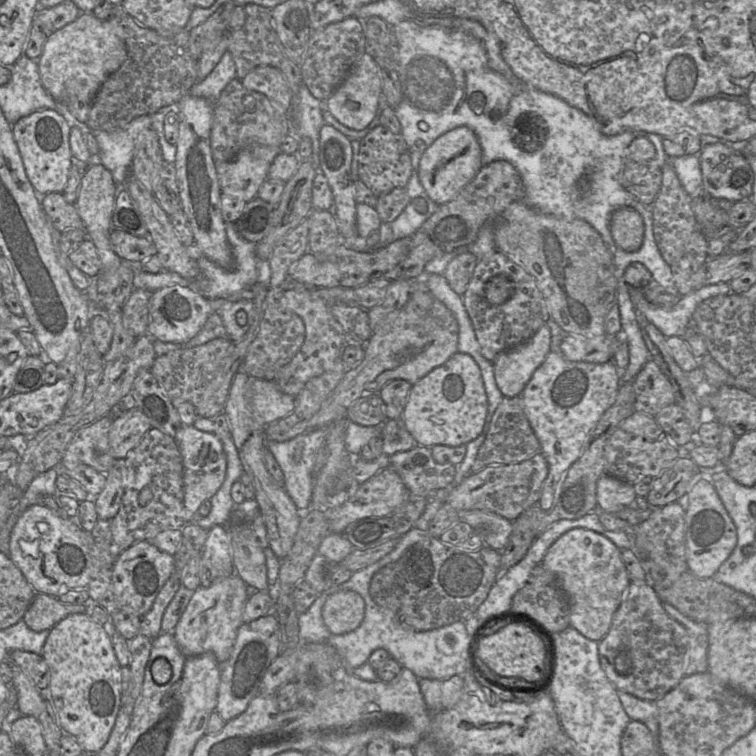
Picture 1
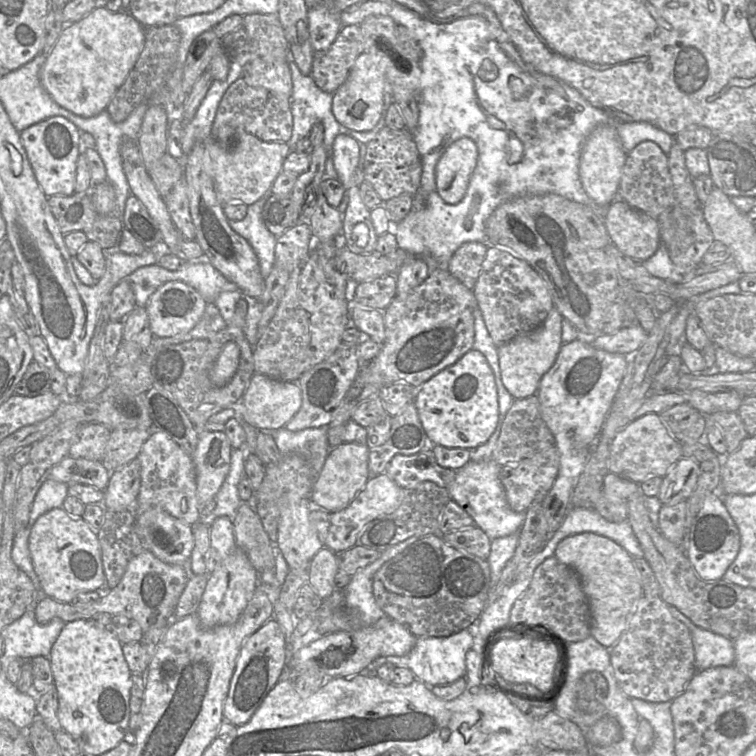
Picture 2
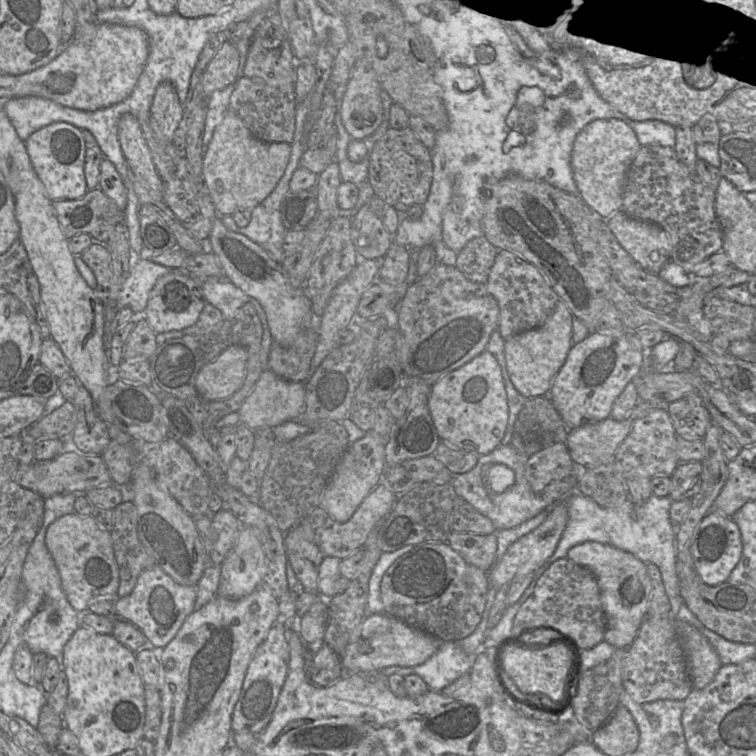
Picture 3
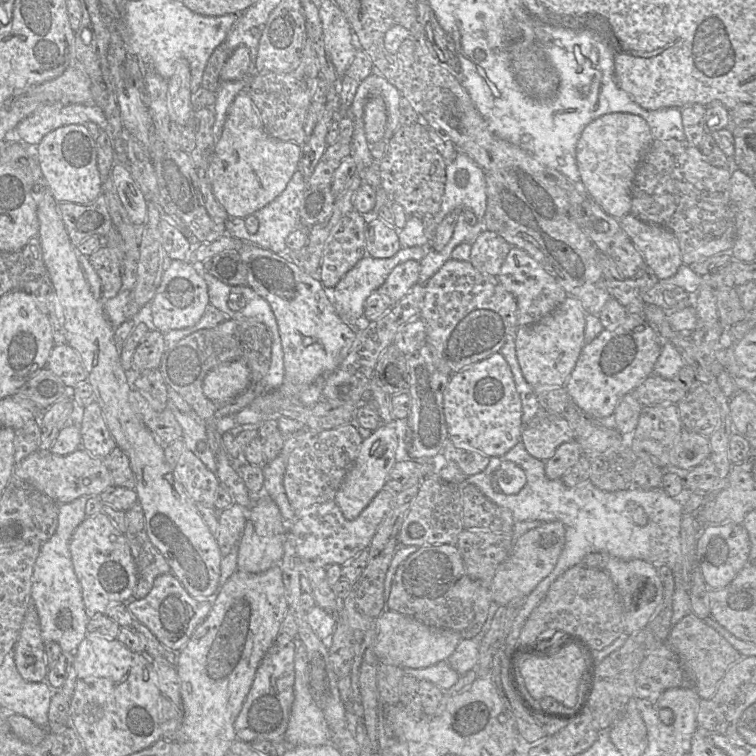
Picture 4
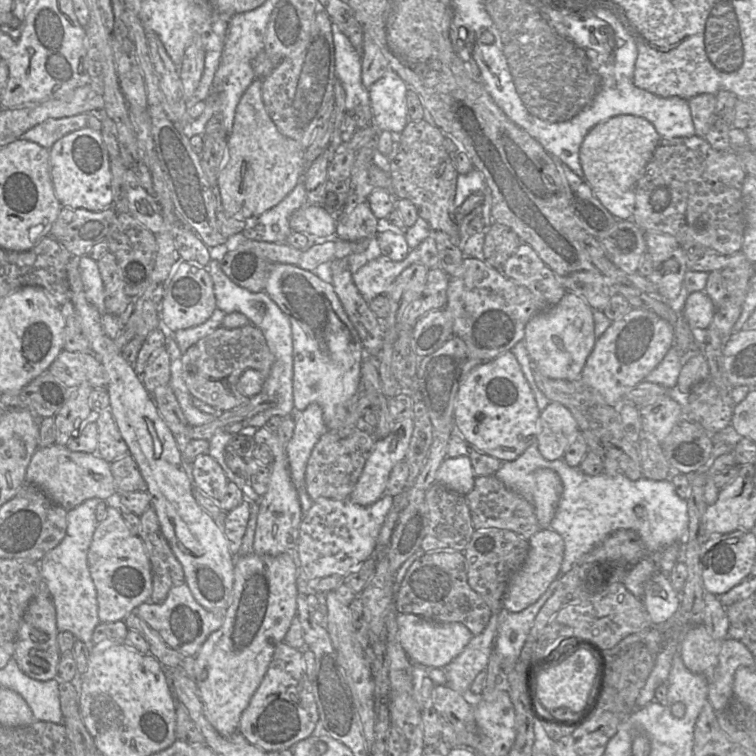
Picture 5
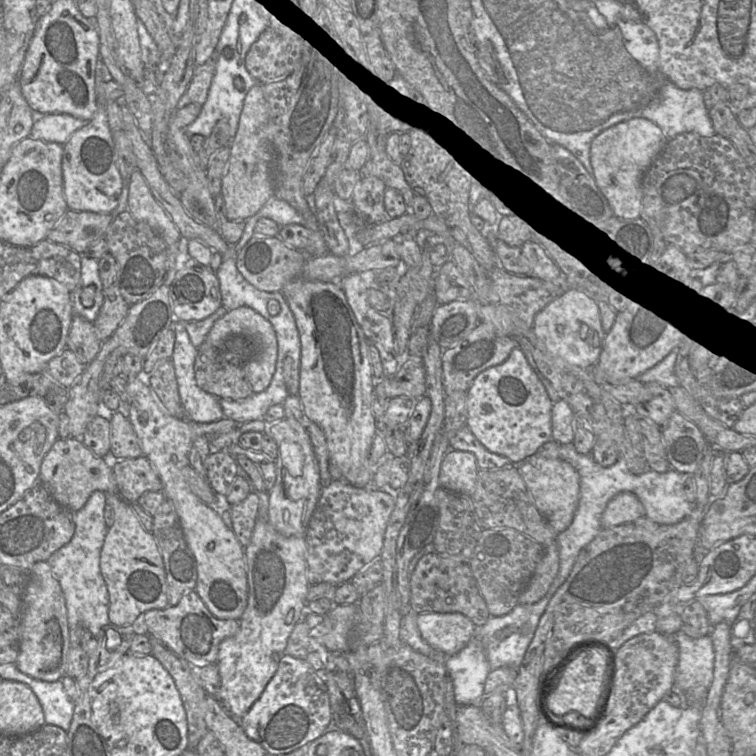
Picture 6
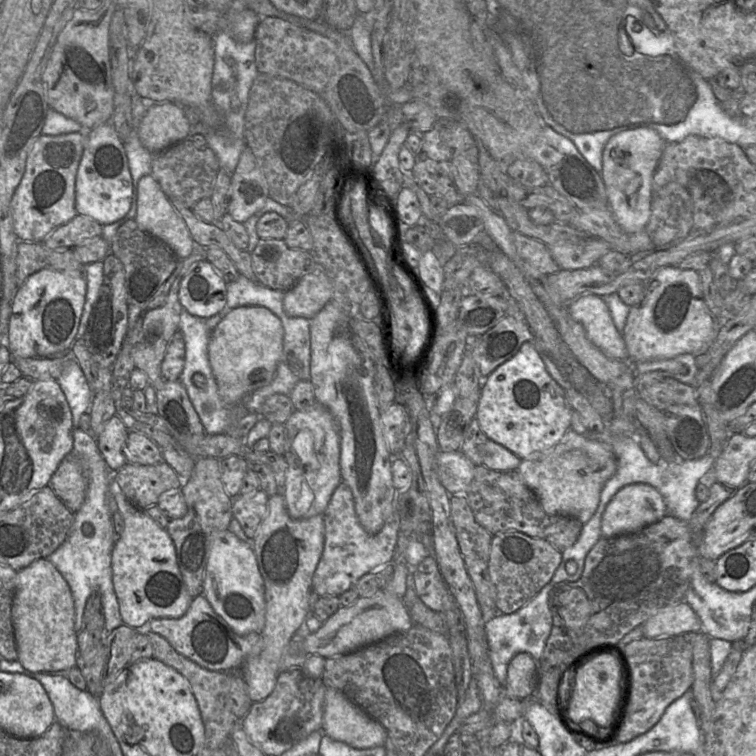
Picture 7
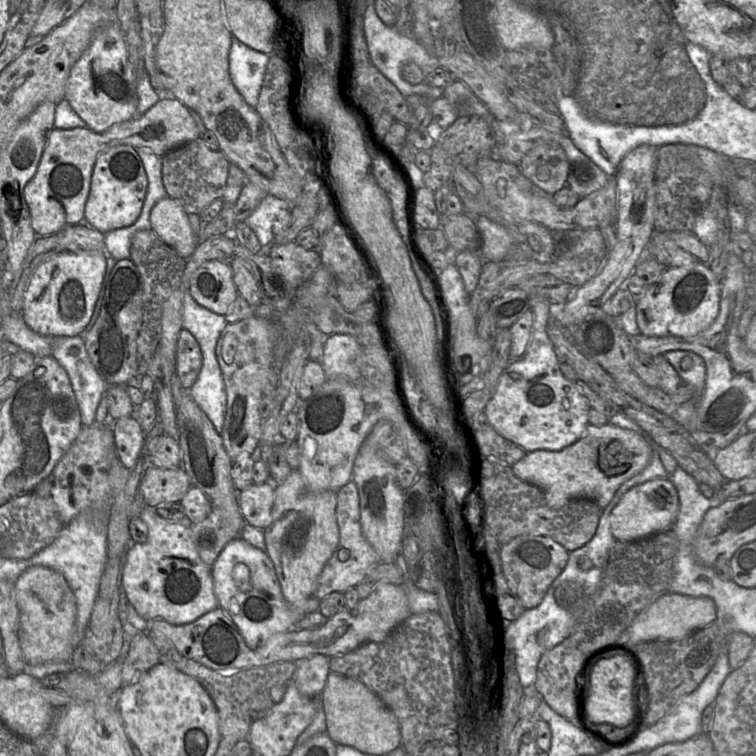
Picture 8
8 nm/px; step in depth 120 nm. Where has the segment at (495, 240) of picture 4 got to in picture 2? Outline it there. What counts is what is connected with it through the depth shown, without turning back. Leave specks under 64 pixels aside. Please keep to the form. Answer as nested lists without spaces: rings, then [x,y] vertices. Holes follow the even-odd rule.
[[[480,242],[463,244],[451,257],[446,270],[466,288],[473,290],[489,246]]]

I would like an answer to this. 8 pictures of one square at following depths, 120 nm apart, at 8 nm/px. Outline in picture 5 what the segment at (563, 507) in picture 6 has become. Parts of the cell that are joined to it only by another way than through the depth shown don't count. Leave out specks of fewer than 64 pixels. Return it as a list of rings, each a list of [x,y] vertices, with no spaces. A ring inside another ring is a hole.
[[[548,468],[535,473],[533,505],[541,529],[549,528],[557,509],[562,493],[562,482],[559,475]]]

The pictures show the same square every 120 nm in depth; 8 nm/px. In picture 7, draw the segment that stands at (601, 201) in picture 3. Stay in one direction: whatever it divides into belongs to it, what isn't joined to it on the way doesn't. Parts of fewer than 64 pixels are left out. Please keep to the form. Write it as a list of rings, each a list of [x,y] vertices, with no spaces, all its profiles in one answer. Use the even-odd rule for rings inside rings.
[[[639,127],[612,136],[603,149],[601,176],[609,208],[626,232],[643,230],[649,221],[653,196],[652,178],[665,145],[666,142],[655,130]]]

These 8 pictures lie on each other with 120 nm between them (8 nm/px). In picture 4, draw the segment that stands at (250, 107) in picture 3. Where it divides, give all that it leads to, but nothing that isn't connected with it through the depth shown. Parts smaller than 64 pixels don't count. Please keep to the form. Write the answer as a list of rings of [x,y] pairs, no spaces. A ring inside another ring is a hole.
[[[305,37],[302,59],[298,67],[288,73],[257,73],[249,84],[249,95],[255,104],[266,132],[277,139],[303,146],[310,135],[306,130],[308,109],[319,83],[317,57]]]

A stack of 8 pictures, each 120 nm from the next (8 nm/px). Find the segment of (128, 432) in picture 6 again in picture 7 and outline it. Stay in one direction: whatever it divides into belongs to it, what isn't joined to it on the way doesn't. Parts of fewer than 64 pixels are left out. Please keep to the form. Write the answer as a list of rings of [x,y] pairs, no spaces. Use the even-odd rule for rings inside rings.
[[[129,430],[123,453],[129,463],[153,465],[163,461],[162,449],[138,431]]]

